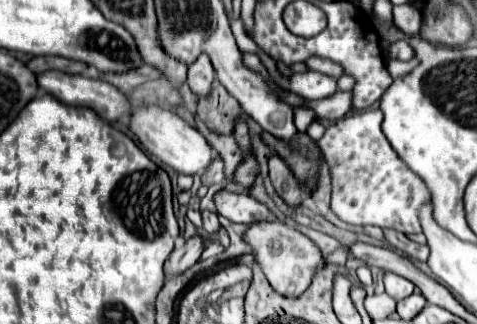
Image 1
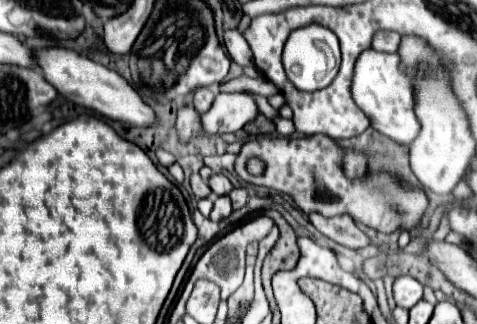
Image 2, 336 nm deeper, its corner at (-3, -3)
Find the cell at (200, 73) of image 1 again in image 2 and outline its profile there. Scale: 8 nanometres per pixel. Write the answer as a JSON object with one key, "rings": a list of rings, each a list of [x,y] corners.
{"rings":[[[198,88],[194,92],[194,102],[192,104],[200,114],[204,114],[212,106],[212,100],[214,100],[214,90],[212,88]]]}

